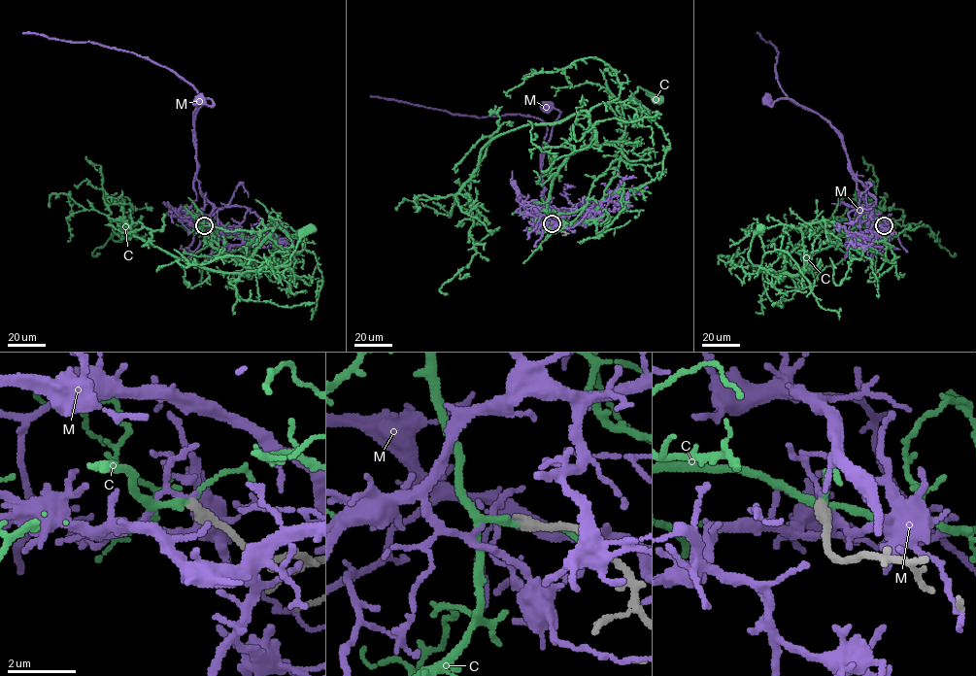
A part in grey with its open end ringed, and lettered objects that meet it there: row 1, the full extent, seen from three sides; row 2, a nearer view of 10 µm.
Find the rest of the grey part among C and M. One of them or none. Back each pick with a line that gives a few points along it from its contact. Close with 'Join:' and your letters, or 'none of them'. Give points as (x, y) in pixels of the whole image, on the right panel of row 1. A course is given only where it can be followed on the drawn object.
C: via (884, 225), (862, 222), (851, 228), (818, 250), (795, 274), (772, 274), (752, 263), (748, 252), (759, 230)
Join: C

